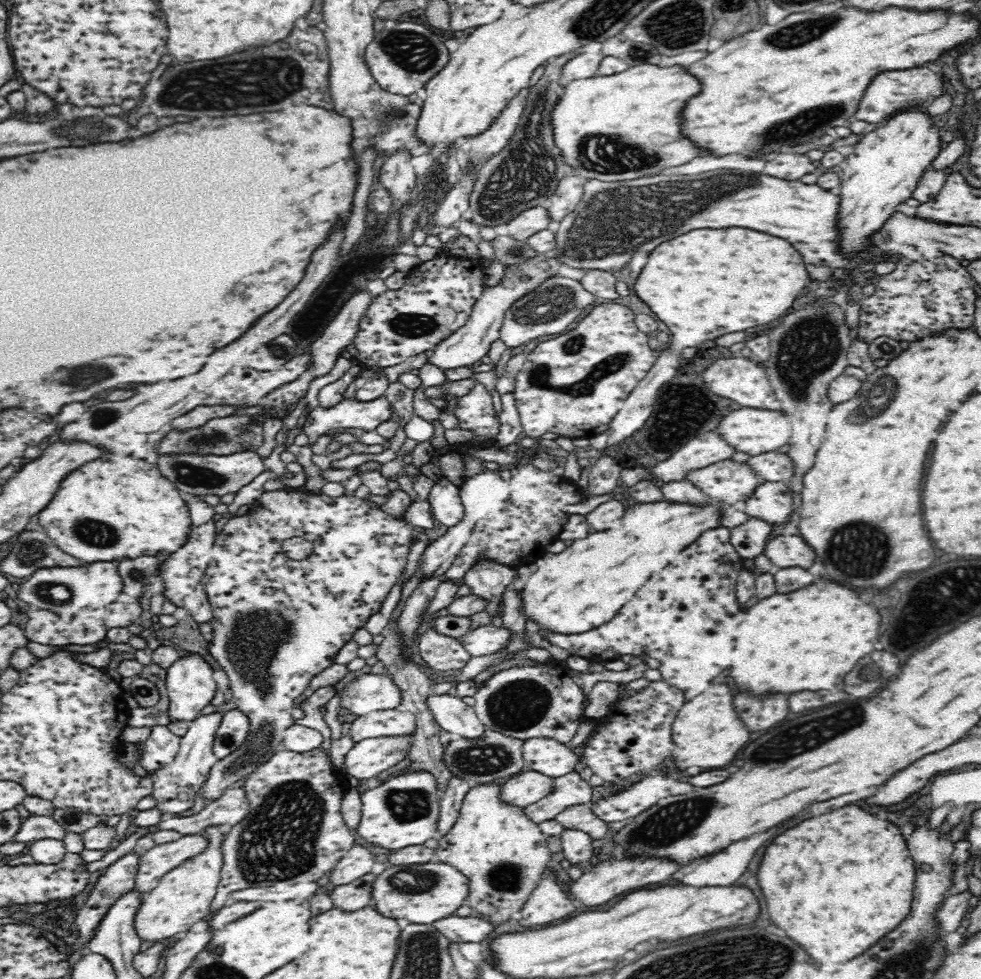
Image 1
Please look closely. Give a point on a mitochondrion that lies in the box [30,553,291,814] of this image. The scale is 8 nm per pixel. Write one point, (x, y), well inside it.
(265, 736)

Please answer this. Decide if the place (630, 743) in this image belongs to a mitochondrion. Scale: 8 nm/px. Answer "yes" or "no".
no

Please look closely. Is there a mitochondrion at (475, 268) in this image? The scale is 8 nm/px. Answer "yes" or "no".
no

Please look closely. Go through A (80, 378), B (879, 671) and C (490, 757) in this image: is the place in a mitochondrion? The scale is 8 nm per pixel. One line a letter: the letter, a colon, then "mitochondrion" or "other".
A: mitochondrion
B: mitochondrion
C: mitochondrion

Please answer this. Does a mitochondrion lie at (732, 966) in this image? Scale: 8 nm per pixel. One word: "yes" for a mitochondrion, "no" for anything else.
yes

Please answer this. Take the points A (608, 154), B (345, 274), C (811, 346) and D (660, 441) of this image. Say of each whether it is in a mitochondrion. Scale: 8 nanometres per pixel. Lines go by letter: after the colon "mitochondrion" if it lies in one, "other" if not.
A: mitochondrion
B: other
C: mitochondrion
D: other

